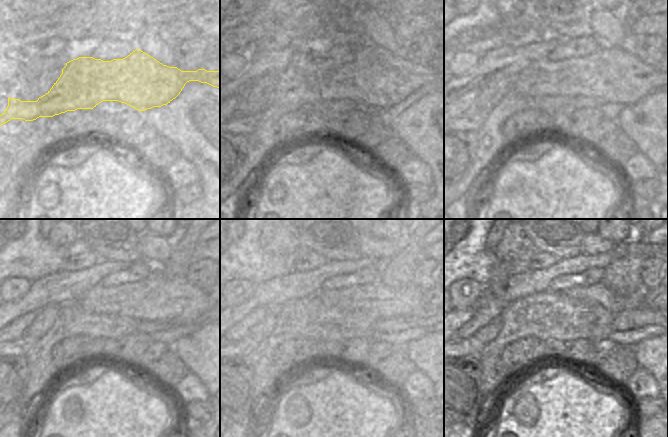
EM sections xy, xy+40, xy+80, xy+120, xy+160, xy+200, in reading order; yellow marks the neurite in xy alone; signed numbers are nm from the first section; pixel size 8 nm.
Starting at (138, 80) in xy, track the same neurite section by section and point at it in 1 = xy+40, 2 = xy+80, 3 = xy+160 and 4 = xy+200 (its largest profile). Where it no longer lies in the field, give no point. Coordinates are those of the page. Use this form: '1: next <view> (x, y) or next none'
1: next xy+40 (379, 79)
2: next xy+80 (615, 75)
3: next xy+160 (408, 301)
4: next xy+200 (598, 294)

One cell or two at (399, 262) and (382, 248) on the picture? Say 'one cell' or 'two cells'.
two cells

